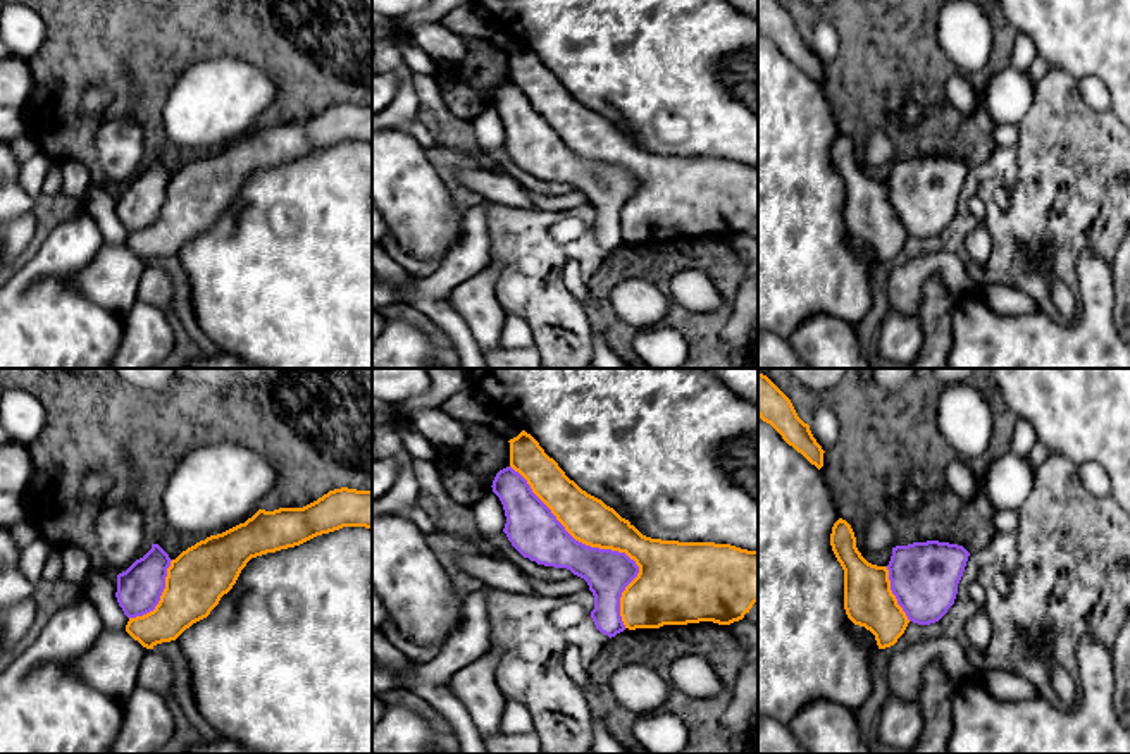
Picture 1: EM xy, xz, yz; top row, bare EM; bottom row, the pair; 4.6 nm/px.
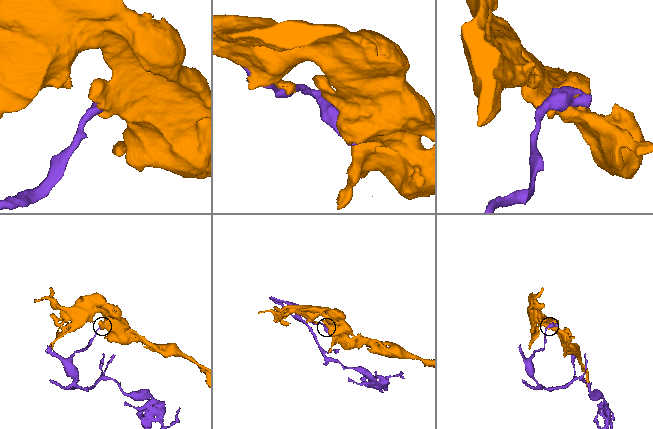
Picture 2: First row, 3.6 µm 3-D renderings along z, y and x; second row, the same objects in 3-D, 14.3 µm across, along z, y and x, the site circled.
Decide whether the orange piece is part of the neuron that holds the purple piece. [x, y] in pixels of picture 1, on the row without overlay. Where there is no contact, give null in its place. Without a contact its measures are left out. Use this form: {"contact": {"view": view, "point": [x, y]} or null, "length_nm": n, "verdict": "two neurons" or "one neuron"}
{"contact": {"view": "xz", "point": [602, 164]}, "length_nm": 950, "verdict": "one neuron"}

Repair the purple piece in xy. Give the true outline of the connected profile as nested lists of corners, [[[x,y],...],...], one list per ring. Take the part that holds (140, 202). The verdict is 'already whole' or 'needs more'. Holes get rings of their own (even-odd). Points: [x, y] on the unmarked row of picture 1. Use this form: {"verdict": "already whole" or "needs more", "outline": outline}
{"verdict": "needs more", "outline": [[[341,102],[303,122],[258,124],[245,138],[196,157],[176,174],[171,174],[158,158],[152,158],[143,172],[117,189],[115,212],[129,232],[126,246],[146,263],[176,255],[186,243],[210,229],[251,172],[300,160],[343,141],[372,143],[372,105]]]}

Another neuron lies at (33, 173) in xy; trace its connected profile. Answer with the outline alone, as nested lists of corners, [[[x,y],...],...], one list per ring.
[[[36,153],[29,160],[26,160],[19,169],[19,182],[22,184],[26,193],[33,198],[40,196],[48,170],[57,164],[57,160],[43,153]]]

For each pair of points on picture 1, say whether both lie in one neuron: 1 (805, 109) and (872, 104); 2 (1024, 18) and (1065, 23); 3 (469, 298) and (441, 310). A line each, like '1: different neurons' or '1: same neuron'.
1: different neurons
2: same neuron
3: different neurons

